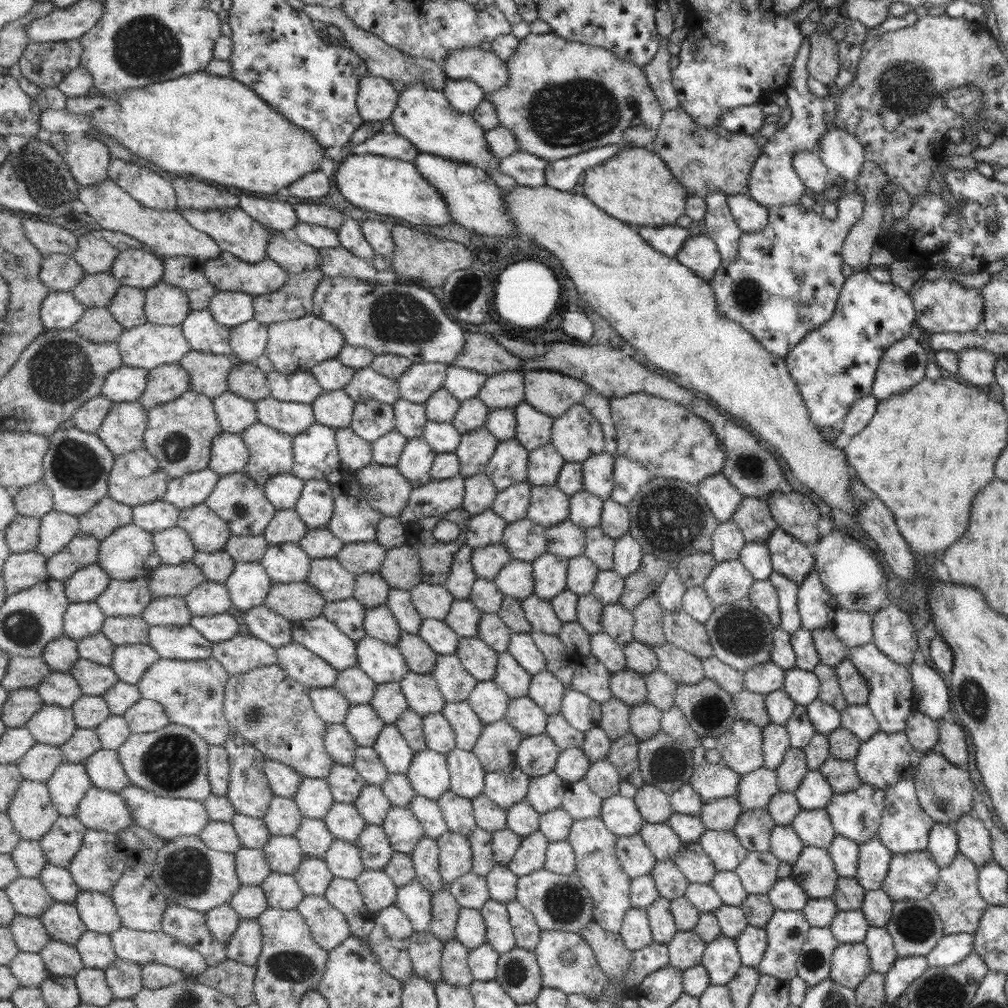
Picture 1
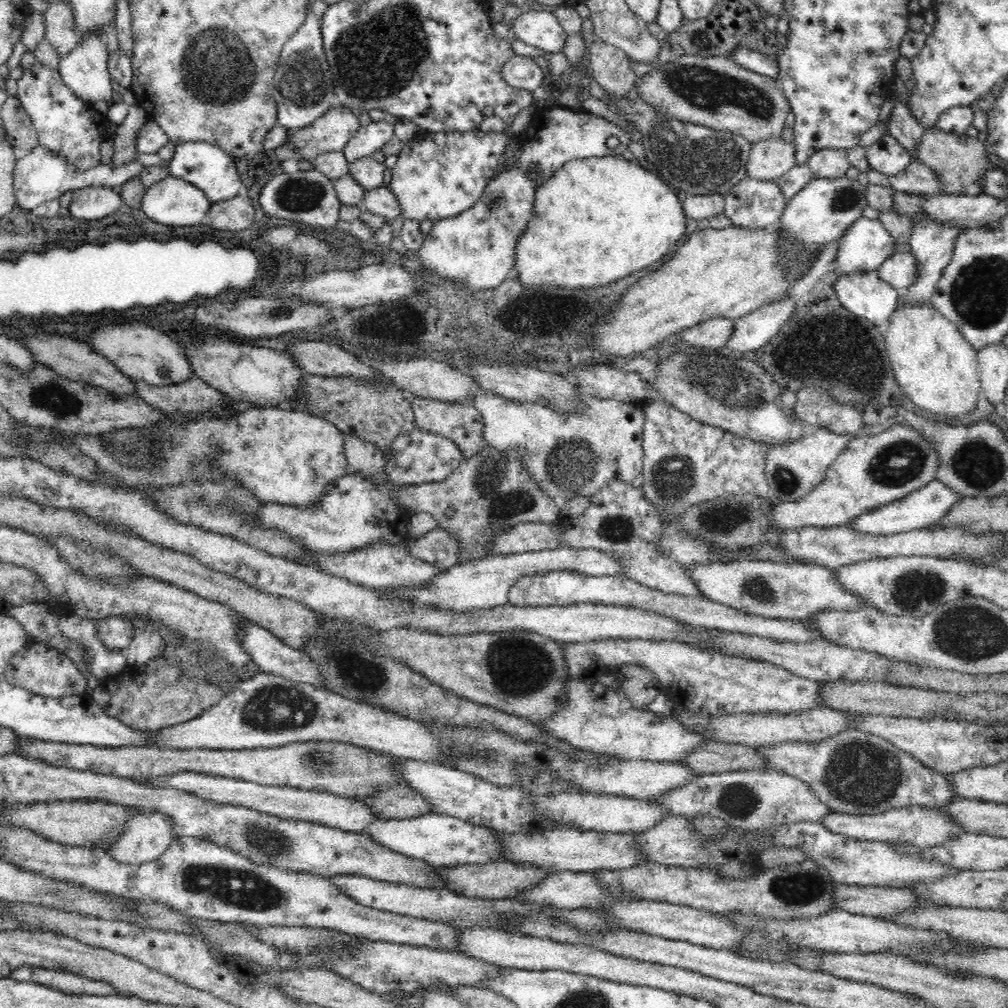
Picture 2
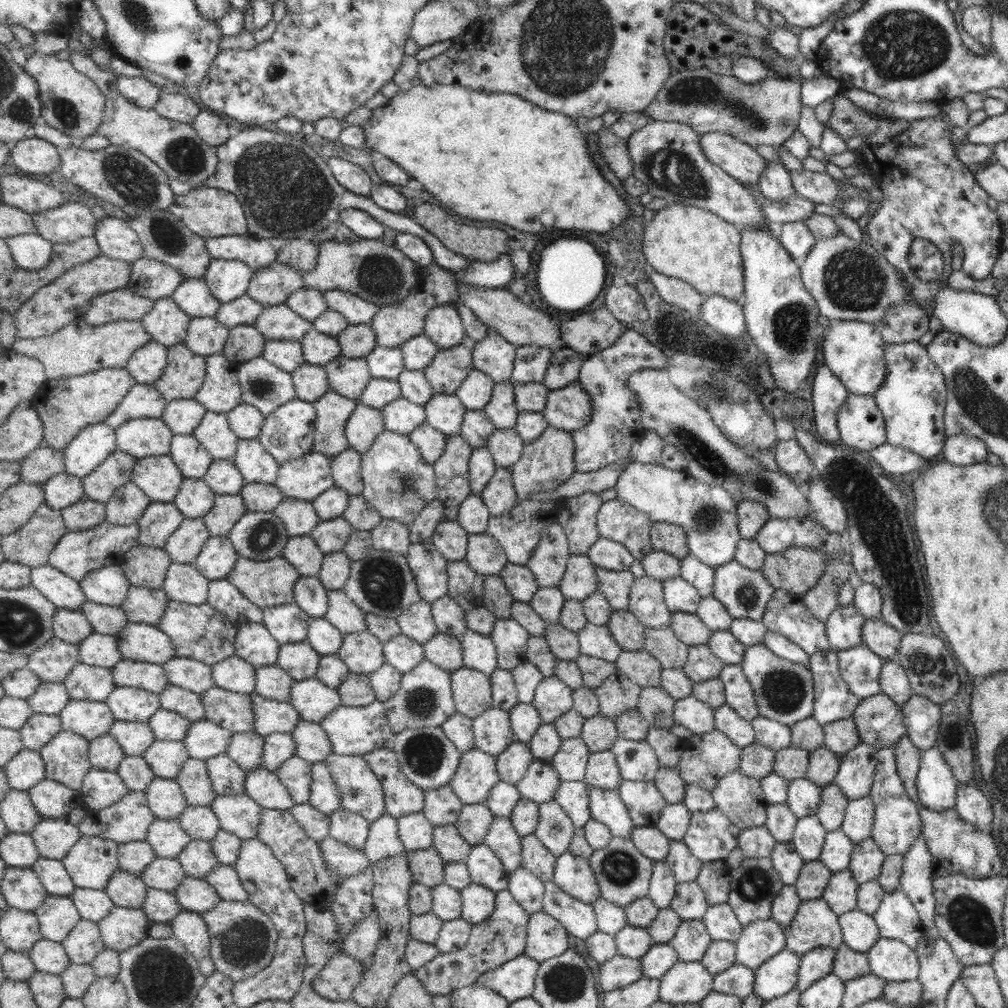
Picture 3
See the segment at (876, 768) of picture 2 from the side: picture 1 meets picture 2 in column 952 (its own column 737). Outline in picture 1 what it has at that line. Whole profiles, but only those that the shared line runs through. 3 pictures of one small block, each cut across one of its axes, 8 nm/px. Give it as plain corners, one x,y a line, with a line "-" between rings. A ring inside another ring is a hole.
761,766
755,771
740,775
738,791
734,797
743,811
765,809
769,799
778,791
776,772

